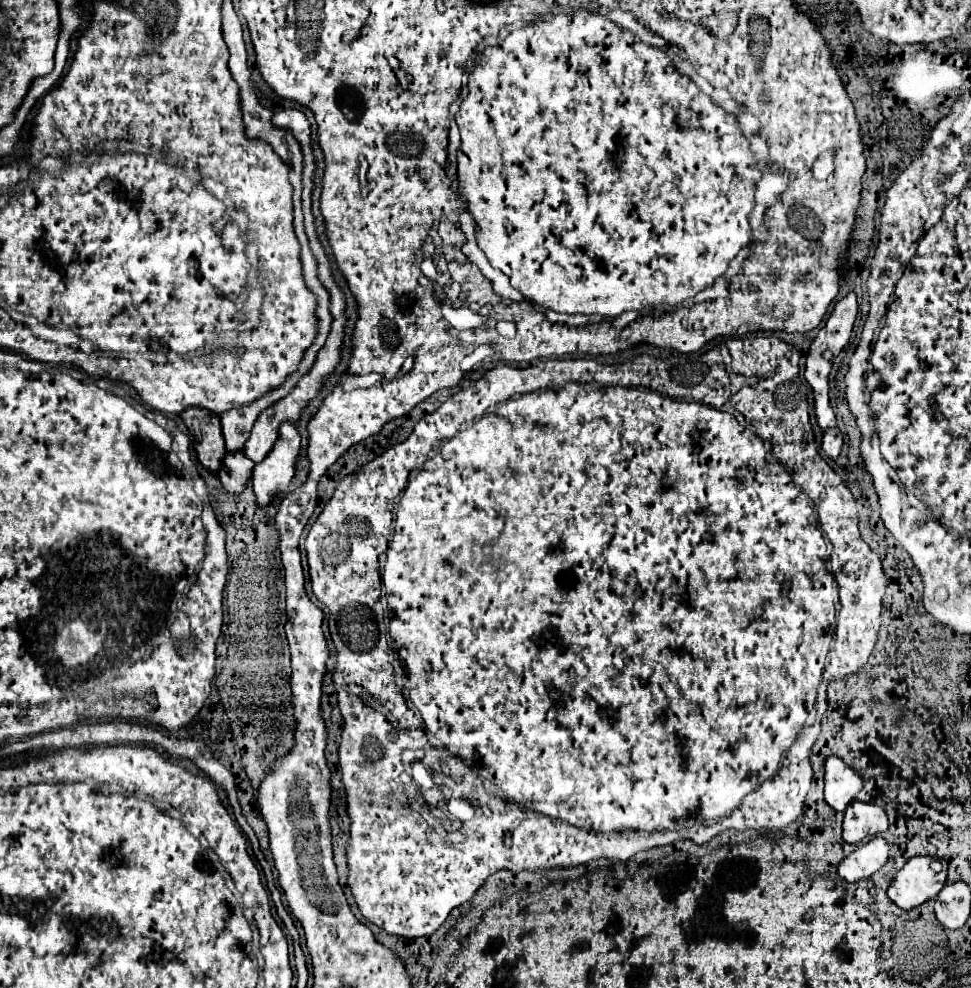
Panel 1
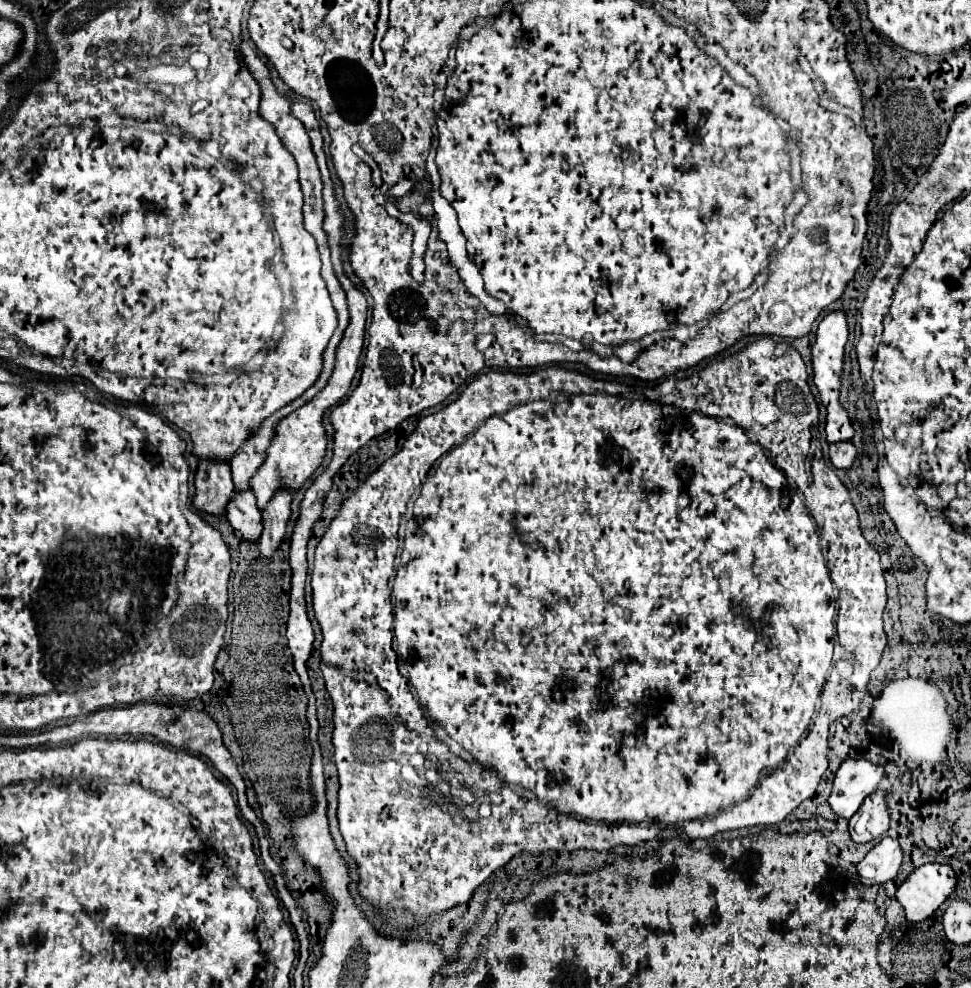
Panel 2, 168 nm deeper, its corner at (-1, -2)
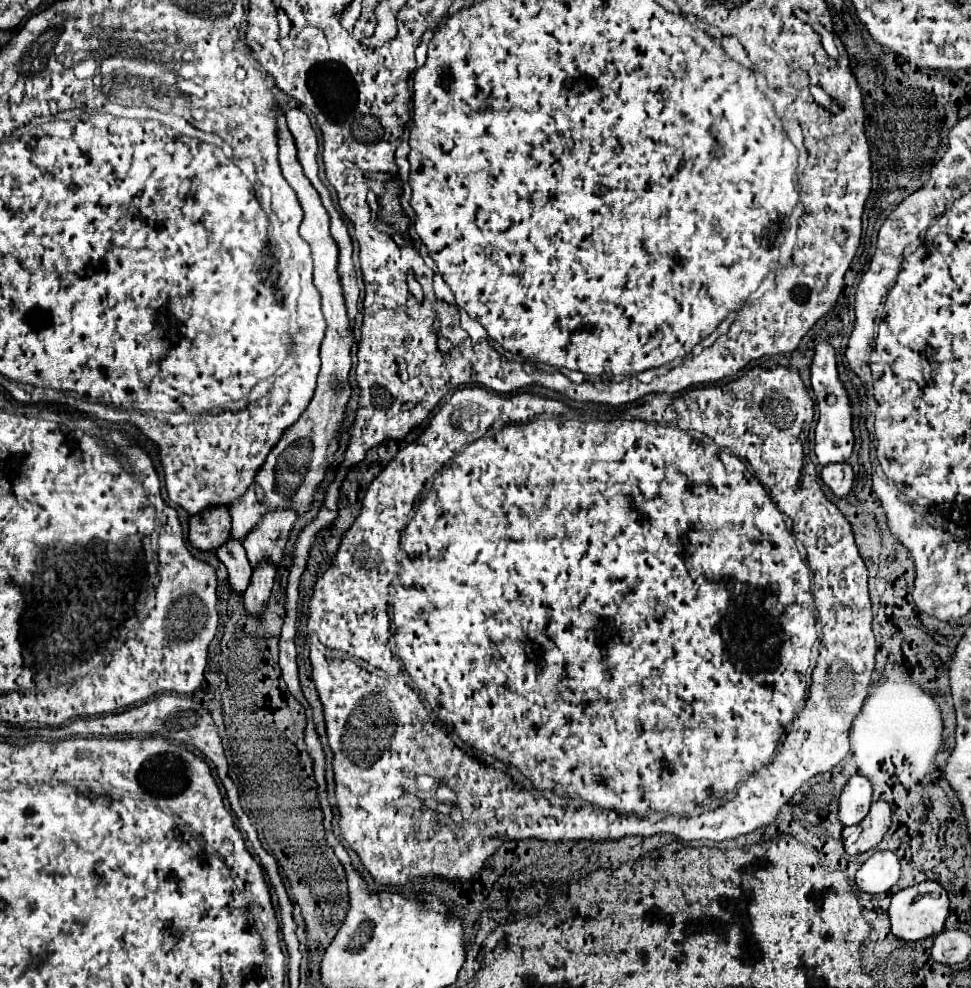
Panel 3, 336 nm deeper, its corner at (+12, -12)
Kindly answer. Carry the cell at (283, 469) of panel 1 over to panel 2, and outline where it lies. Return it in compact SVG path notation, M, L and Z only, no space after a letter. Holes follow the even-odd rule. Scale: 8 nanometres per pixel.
M279 488L269 504L261 510L263 516L263 532L259 536L259 548L261 548L261 558L271 558L277 552L279 542L285 536L285 526L289 520L289 504L293 500L293 490L291 488Z

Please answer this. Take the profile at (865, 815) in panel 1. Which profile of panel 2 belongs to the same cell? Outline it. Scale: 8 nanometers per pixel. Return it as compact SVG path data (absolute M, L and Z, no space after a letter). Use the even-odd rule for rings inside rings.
M873 792L849 820L851 838L857 844L871 842L889 830L889 812L883 792Z

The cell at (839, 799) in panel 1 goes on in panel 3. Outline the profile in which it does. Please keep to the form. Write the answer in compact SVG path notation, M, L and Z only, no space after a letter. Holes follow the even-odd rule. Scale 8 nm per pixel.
M852 776L842 790L838 816L844 826L852 826L862 822L872 804L872 786L864 776Z

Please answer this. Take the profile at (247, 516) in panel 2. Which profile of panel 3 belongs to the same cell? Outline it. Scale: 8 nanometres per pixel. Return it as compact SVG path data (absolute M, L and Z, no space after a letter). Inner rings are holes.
M232 538L224 546L220 546L216 554L228 570L228 584L230 584L232 592L236 596L242 596L244 590L248 588L248 582L252 576L252 568L250 568L246 554L244 554L244 546Z

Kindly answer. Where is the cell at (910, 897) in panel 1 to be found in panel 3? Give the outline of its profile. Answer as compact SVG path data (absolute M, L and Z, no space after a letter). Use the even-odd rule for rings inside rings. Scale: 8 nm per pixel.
M926 880L926 882L914 884L896 892L892 896L888 914L890 914L890 928L896 938L906 940L906 942L926 940L930 936L940 934L940 930L944 930L944 922L948 918L948 894L938 882Z

